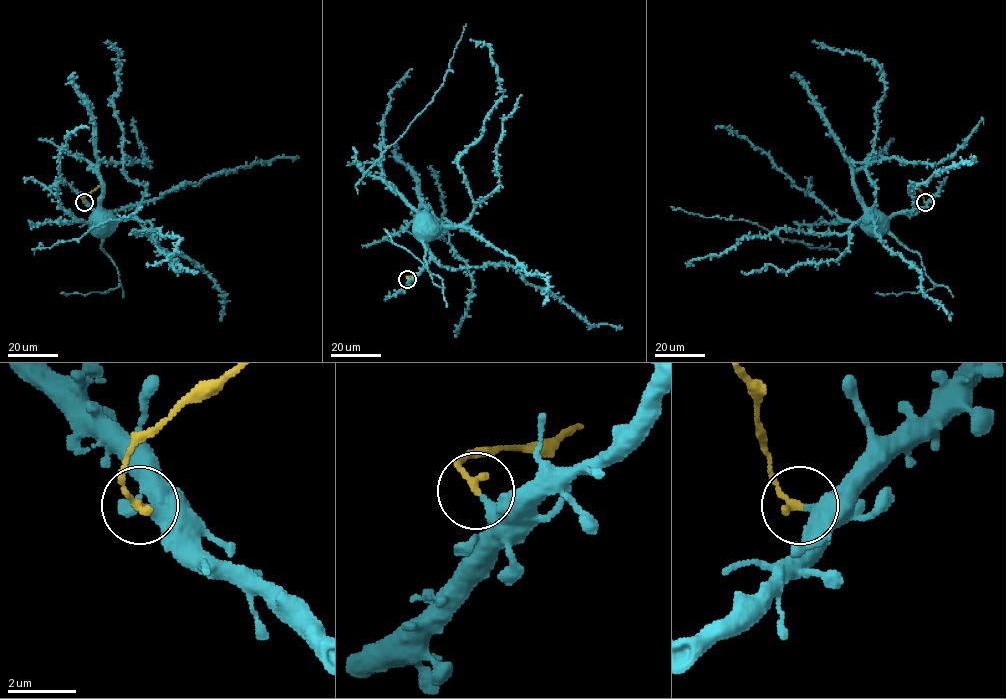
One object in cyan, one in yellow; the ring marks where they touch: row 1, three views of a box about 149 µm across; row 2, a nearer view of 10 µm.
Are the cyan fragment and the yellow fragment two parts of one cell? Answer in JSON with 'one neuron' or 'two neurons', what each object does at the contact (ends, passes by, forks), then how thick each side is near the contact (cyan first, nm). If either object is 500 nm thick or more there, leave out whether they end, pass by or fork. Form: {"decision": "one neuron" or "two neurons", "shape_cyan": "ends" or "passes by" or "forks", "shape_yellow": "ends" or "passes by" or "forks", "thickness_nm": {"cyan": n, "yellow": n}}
{"decision": "two neurons", "shape_cyan": "ends", "shape_yellow": "ends", "thickness_nm": {"cyan": 420, "yellow": 260}}

